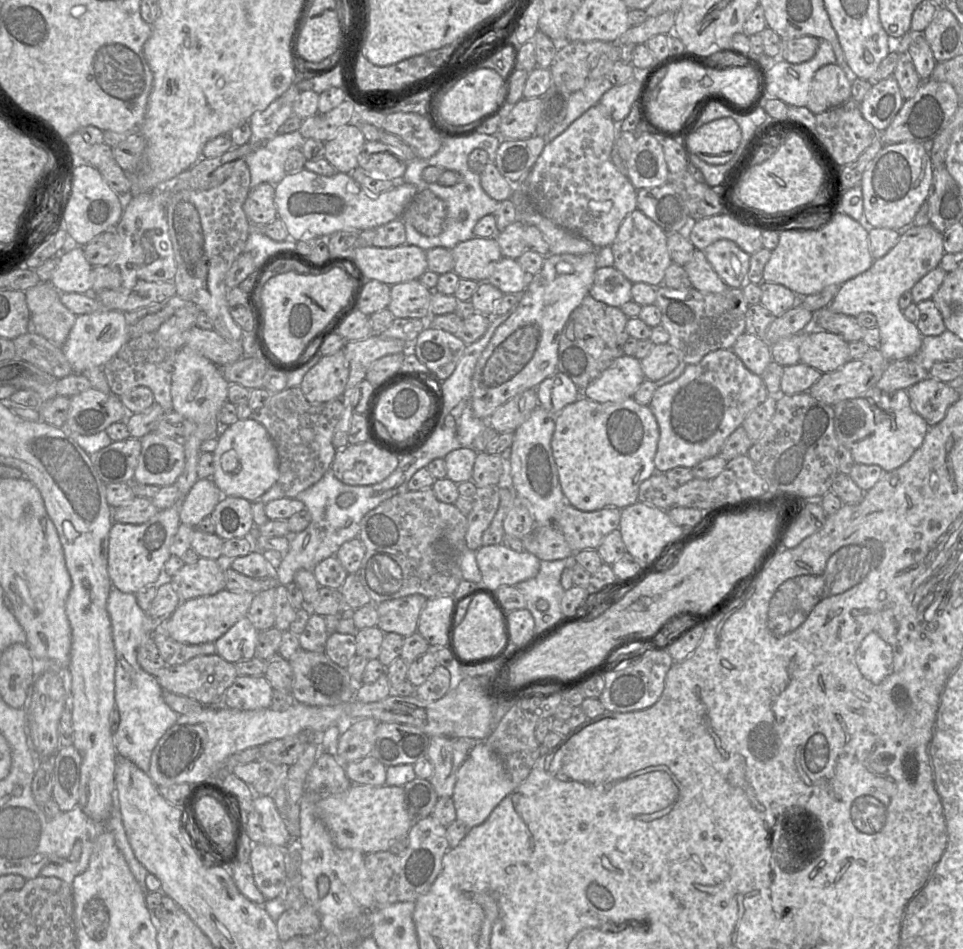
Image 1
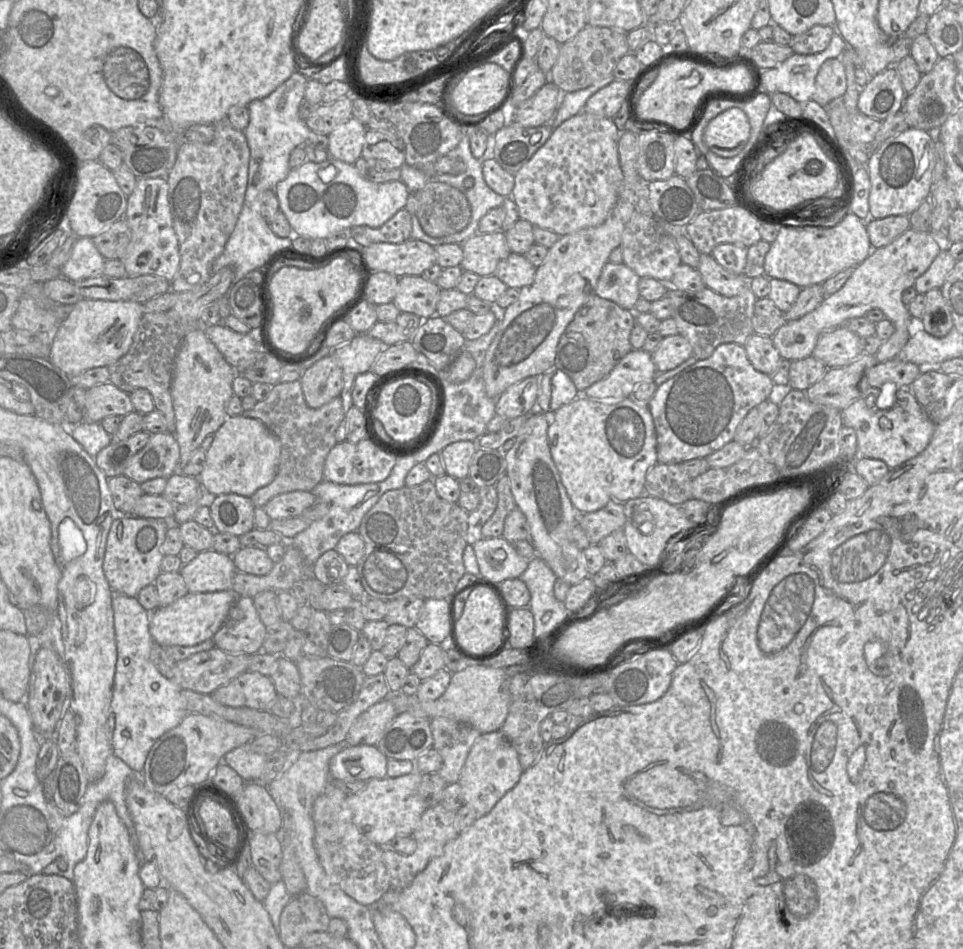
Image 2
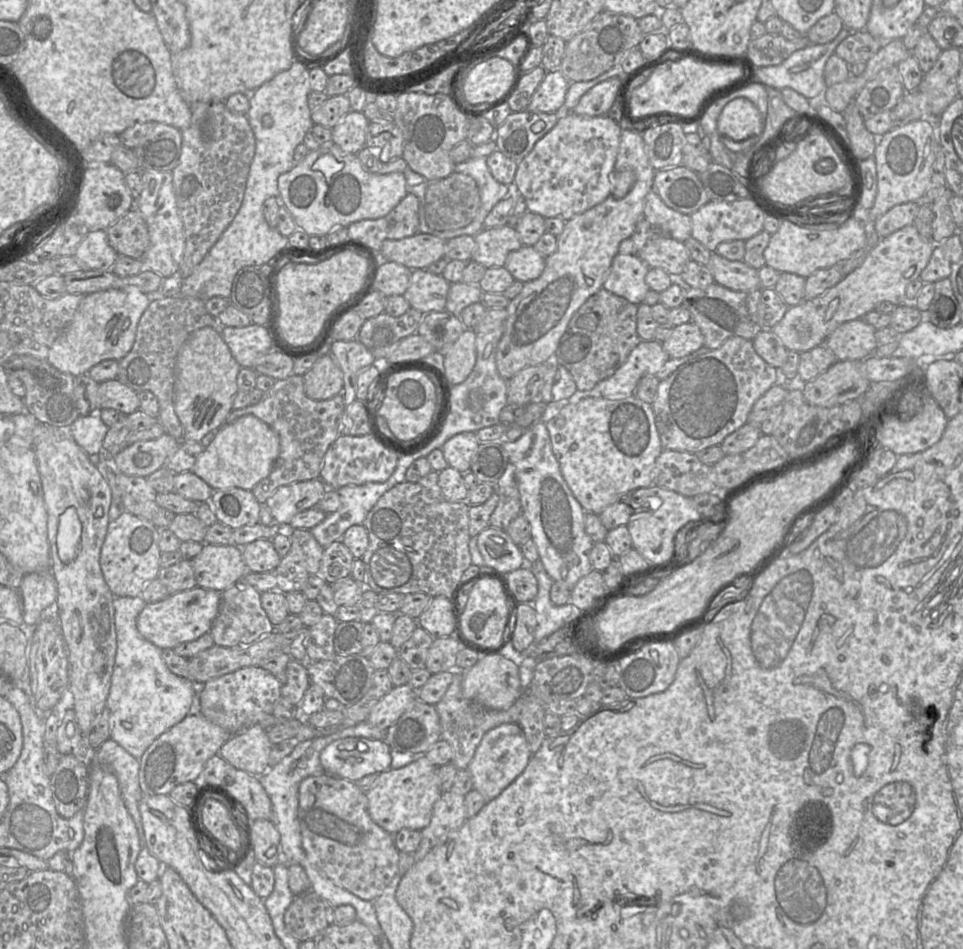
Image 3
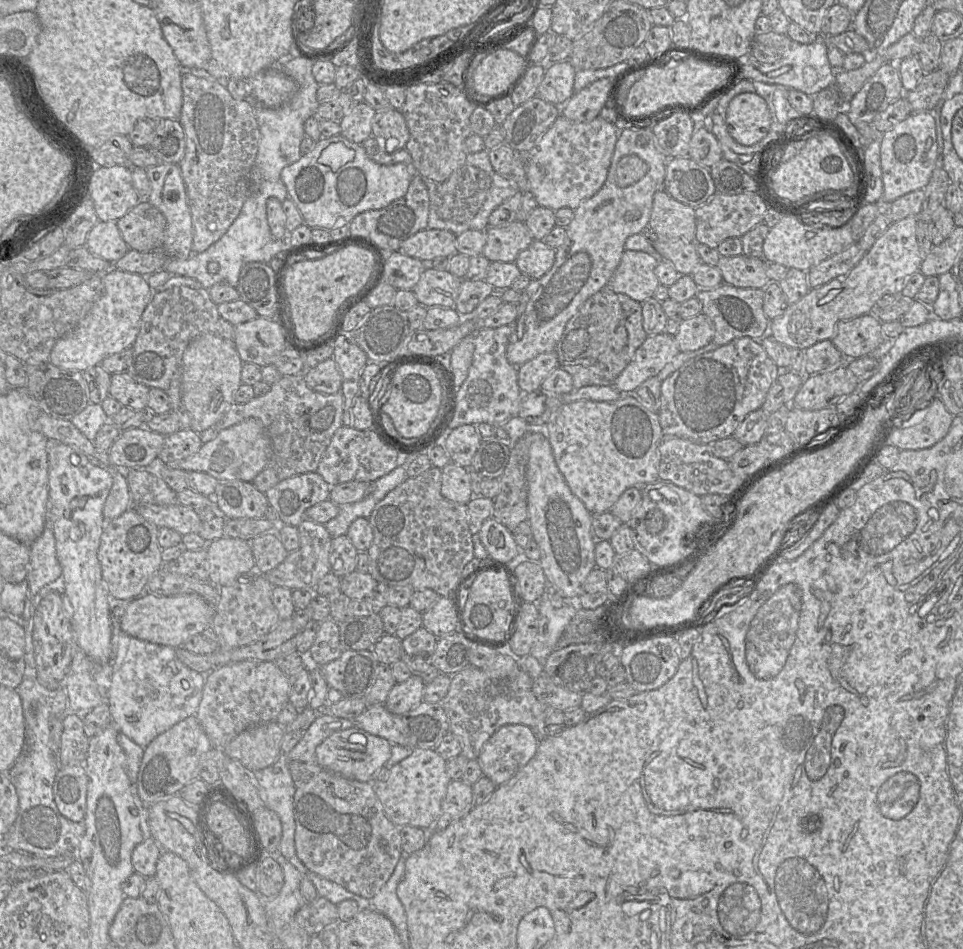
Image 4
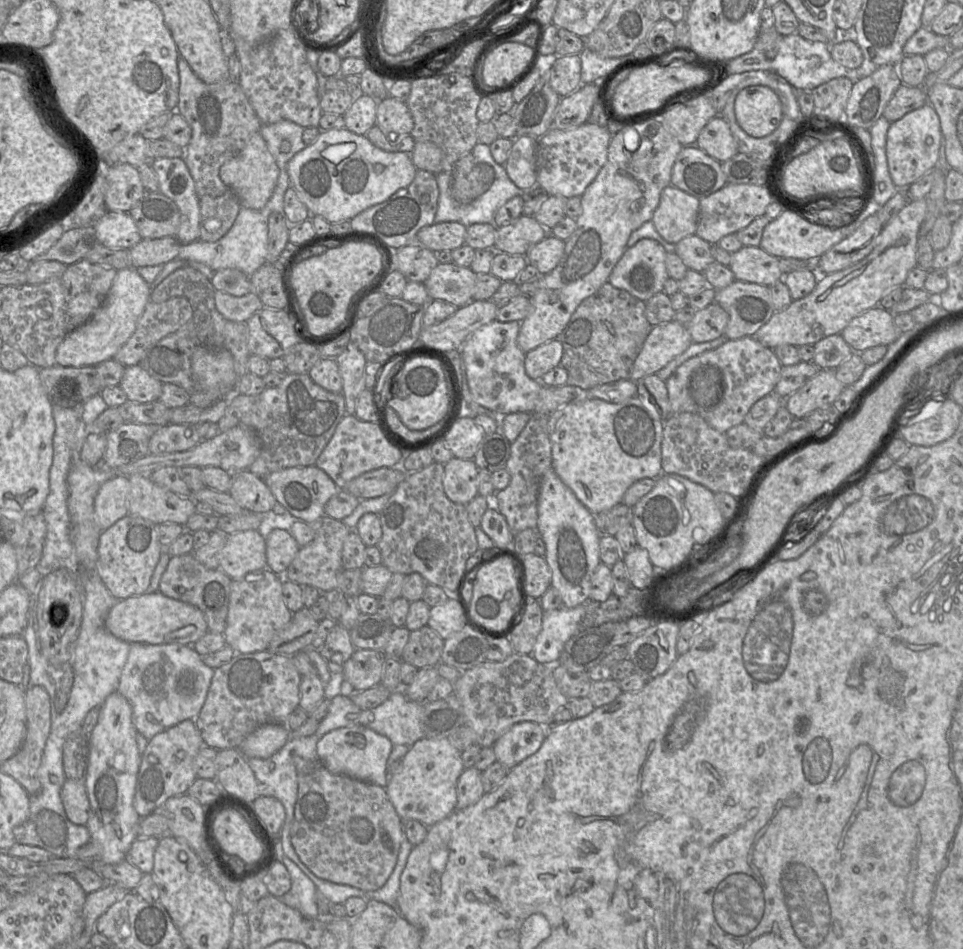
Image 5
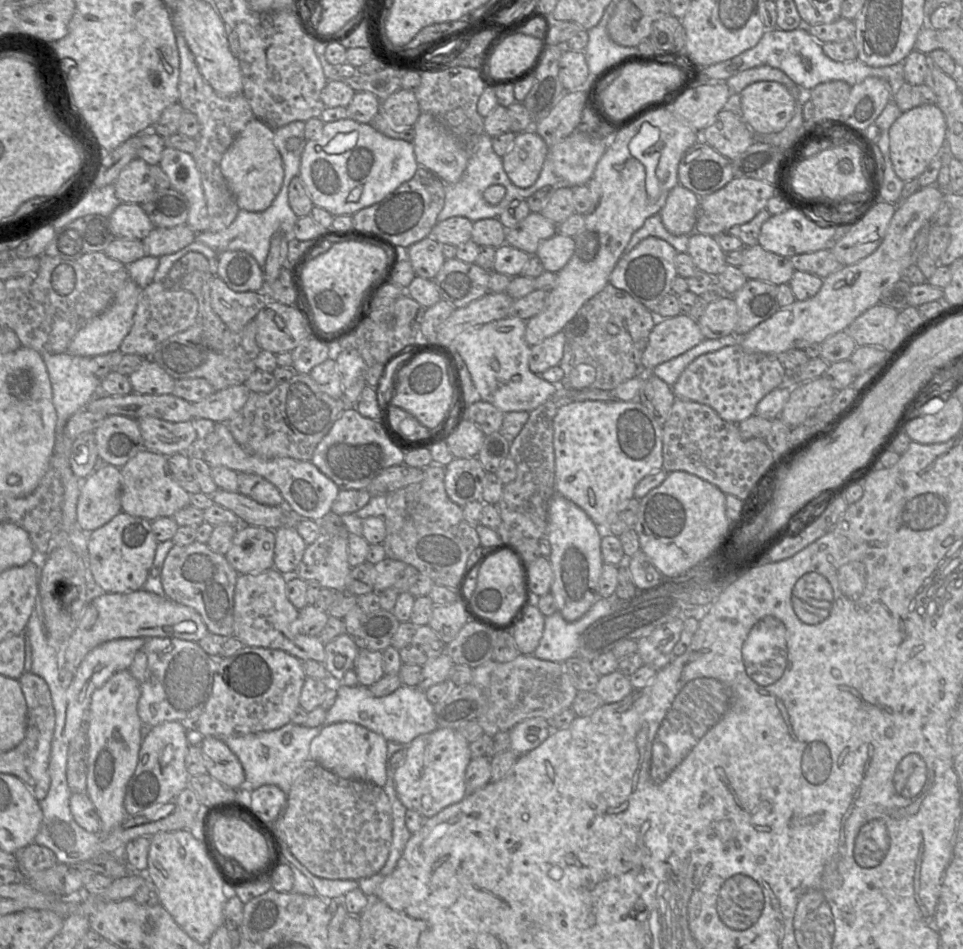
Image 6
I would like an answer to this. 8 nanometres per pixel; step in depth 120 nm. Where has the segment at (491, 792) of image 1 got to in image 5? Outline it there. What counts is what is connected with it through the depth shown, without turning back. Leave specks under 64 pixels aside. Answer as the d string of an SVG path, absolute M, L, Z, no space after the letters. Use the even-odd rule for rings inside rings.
M532 721L514 724L492 745L496 761L512 769L539 750L548 731L548 725Z

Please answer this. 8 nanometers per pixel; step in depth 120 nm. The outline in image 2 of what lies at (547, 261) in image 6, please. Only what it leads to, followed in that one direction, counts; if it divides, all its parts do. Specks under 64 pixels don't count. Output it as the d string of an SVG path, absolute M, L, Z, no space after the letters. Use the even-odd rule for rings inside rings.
M511 253L502 260L494 275L509 288L521 289L534 281L537 267L528 261L523 254Z

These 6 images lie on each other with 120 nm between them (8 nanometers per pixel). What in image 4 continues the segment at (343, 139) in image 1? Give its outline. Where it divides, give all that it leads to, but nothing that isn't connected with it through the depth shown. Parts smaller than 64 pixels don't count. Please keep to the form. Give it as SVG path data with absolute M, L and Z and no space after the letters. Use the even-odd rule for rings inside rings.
M366 102L355 103L339 123L340 134L353 143L362 144L371 136L371 121L375 113Z

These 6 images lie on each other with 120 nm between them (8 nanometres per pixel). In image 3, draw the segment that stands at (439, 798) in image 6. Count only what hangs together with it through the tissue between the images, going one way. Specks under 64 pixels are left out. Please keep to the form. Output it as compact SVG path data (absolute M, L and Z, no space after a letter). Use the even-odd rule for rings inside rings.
M421 755L402 768L380 773L366 792L371 819L391 835L403 828L421 831L427 827L432 817L434 804L442 795L437 768L425 755Z

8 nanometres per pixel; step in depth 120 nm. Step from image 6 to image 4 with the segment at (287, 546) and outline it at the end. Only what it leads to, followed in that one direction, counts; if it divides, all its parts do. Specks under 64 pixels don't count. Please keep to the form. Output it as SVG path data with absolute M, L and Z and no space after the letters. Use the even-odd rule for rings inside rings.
M264 533L250 540L255 569L266 573L284 561L289 552L285 549L279 537Z

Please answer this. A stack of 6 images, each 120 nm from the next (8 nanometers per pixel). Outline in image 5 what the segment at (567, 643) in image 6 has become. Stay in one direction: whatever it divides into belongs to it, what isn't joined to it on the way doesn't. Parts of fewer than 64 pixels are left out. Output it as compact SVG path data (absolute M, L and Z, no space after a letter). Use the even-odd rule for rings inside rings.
M585 604L543 611L542 629L531 652L535 660L551 666L559 663L565 643L581 629L585 613Z

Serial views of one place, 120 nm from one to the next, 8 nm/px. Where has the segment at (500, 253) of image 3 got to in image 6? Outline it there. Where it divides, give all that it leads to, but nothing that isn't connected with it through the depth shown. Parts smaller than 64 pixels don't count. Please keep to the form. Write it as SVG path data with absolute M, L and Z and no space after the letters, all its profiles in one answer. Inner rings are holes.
M530 212L515 227L505 228L505 243L534 255L539 244L558 233L558 224L540 212Z

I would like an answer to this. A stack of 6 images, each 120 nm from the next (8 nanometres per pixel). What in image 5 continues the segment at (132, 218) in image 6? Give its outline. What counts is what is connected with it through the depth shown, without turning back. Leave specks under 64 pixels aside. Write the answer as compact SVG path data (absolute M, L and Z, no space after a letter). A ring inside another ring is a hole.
M106 211L93 225L98 241L113 249L131 249L142 240L128 212Z

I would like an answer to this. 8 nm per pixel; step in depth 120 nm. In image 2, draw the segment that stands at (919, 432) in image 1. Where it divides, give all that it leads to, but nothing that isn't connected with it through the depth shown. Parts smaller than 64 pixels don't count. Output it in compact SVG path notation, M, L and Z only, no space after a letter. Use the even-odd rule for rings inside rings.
M868 387L863 396L841 411L842 425L855 430L858 457L882 460L890 469L894 469L927 448L936 424L928 417L909 388L897 390L895 403L889 409L877 407L879 394L880 388Z

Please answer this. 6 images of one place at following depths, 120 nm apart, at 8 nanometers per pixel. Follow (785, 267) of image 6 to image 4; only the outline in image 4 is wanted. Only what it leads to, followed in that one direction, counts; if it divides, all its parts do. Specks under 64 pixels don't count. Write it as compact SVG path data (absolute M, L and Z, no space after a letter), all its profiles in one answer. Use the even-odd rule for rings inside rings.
M721 256L717 264L723 282L740 288L762 288L770 282L766 270L767 263L763 257Z

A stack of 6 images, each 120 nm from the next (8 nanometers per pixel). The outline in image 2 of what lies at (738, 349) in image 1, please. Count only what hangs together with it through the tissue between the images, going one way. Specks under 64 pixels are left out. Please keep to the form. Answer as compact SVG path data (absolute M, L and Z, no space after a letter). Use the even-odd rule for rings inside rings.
M754 333L743 346L749 361L757 371L769 376L776 372L782 357L774 346L772 337Z

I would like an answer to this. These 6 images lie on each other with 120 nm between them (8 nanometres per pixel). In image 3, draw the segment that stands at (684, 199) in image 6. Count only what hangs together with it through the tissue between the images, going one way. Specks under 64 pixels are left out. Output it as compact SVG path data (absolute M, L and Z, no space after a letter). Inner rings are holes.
M653 189L646 196L643 217L677 241L684 242L691 237L691 216L667 206Z

